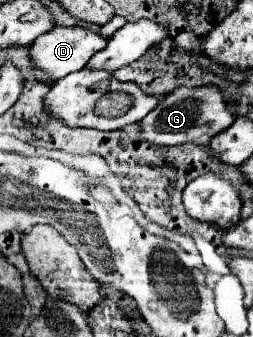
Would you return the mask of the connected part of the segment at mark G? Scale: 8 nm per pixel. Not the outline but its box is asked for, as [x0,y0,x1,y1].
[139,86,235,146]

